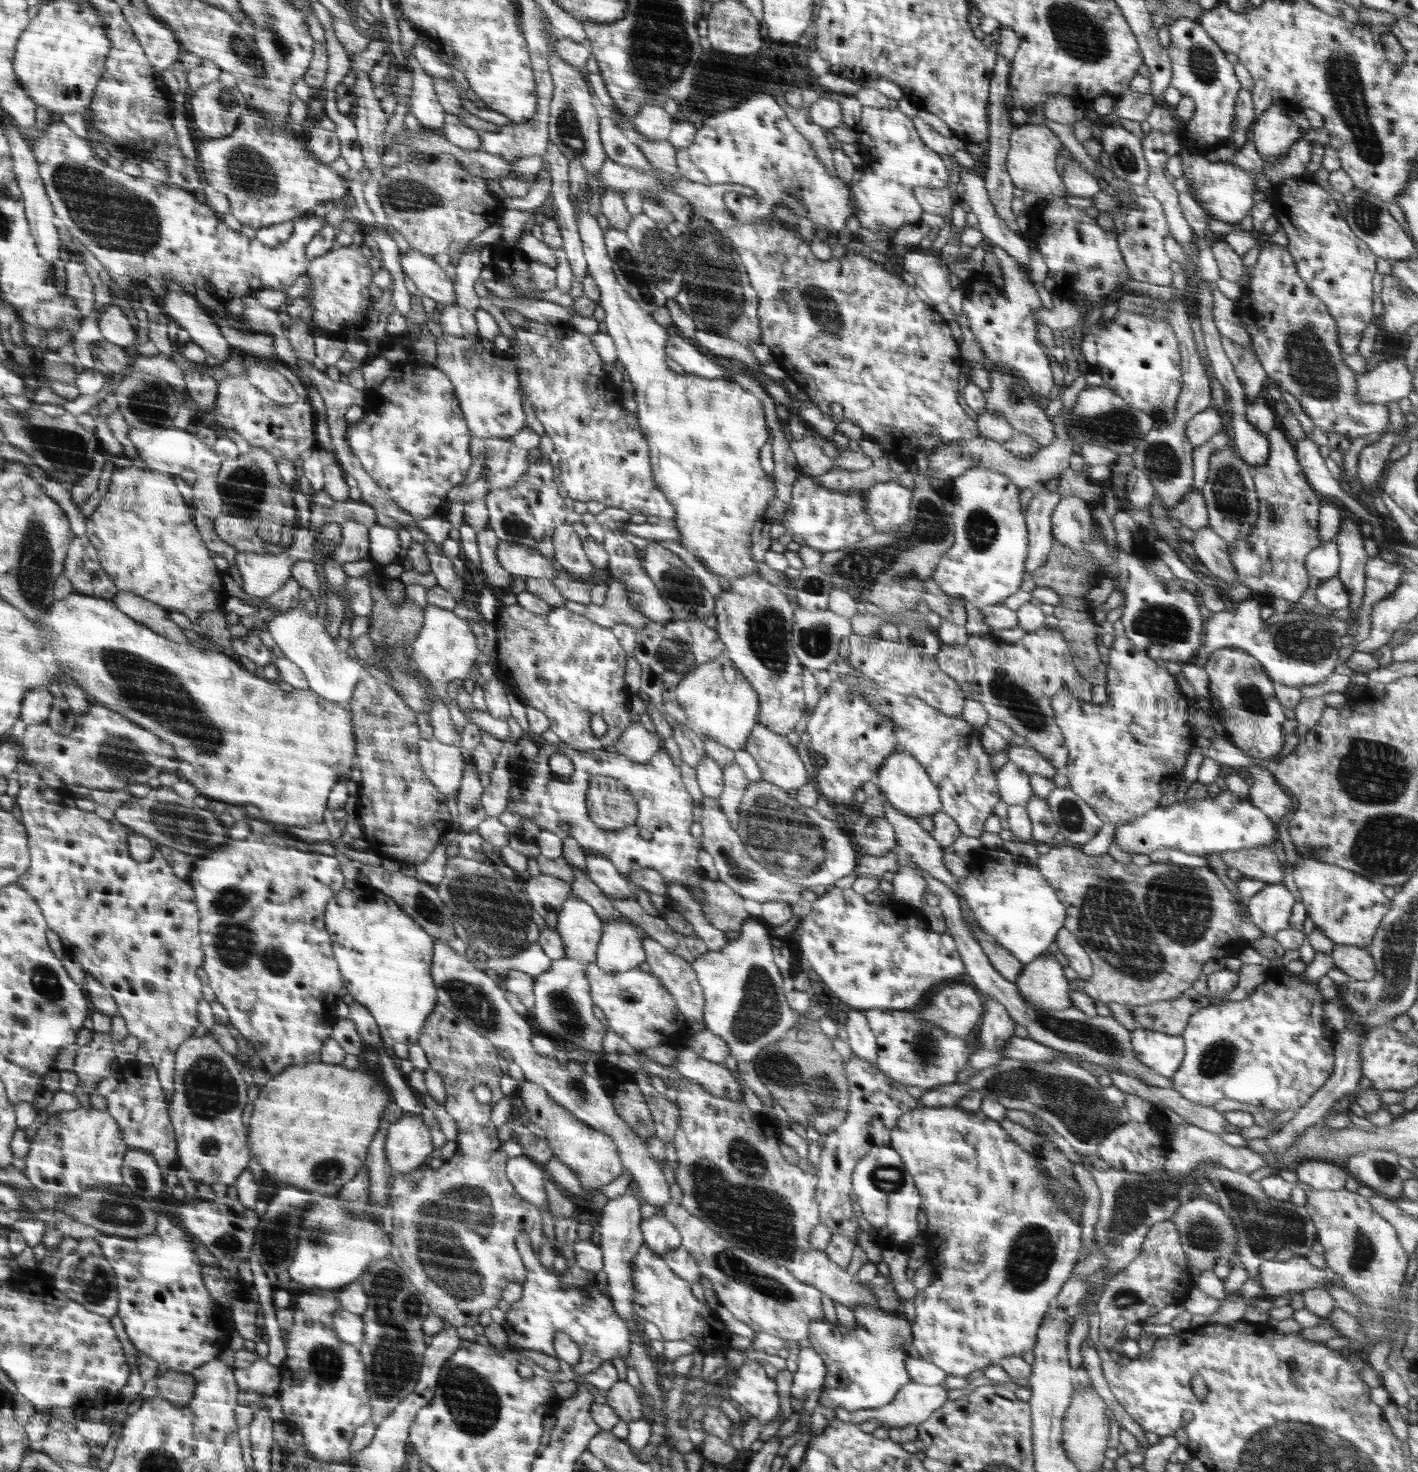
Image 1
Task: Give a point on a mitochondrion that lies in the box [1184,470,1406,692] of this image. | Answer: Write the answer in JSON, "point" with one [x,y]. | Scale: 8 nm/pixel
{"point":[1304,640]}

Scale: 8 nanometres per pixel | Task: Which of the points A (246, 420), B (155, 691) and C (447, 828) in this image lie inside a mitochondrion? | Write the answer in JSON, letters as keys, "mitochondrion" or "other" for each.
{"A":"other","B":"mitochondrion","C":"other"}

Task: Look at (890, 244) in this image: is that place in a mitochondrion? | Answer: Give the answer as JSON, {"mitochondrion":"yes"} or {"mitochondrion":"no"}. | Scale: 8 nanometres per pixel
{"mitochondrion":"no"}

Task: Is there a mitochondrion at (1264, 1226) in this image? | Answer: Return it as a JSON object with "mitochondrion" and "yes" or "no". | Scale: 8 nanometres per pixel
{"mitochondrion":"yes"}

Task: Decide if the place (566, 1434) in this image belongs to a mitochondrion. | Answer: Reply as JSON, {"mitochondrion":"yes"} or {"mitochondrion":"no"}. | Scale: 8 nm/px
{"mitochondrion":"yes"}

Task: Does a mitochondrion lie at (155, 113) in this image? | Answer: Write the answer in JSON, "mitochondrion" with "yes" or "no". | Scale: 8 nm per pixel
{"mitochondrion":"no"}

